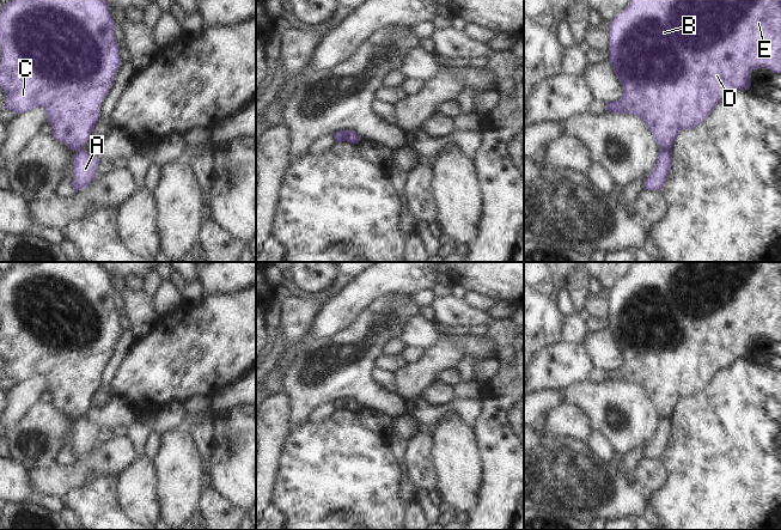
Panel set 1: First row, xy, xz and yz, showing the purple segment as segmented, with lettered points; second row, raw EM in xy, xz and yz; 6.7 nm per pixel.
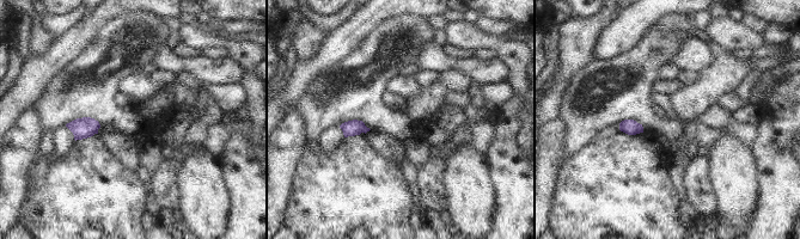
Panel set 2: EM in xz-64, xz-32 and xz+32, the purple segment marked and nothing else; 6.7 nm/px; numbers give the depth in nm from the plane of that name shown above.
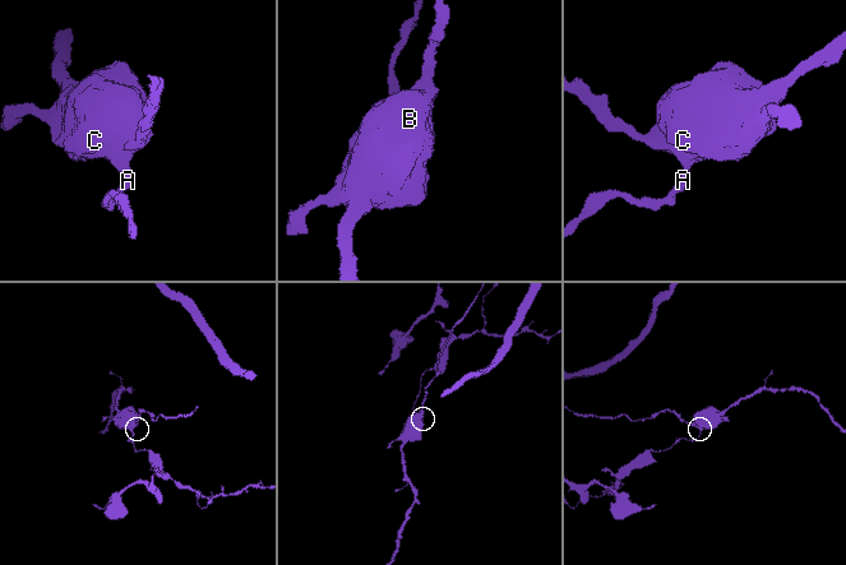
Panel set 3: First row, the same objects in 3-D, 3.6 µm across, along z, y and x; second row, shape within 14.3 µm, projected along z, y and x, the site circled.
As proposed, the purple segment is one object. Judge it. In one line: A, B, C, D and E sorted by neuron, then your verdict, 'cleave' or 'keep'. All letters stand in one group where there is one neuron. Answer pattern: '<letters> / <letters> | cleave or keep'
A / B C D E | cleave

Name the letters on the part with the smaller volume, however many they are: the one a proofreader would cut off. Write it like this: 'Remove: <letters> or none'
Remove: A

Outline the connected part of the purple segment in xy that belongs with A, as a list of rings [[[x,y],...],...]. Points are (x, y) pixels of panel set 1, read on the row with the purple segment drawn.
[[[84,148],[77,151],[73,156],[73,179],[74,191],[86,188],[97,176],[97,165],[99,160],[87,153]]]

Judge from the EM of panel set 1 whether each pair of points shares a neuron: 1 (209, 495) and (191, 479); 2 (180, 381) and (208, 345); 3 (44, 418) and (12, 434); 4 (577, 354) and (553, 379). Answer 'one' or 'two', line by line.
1: two
2: one
3: one
4: one

